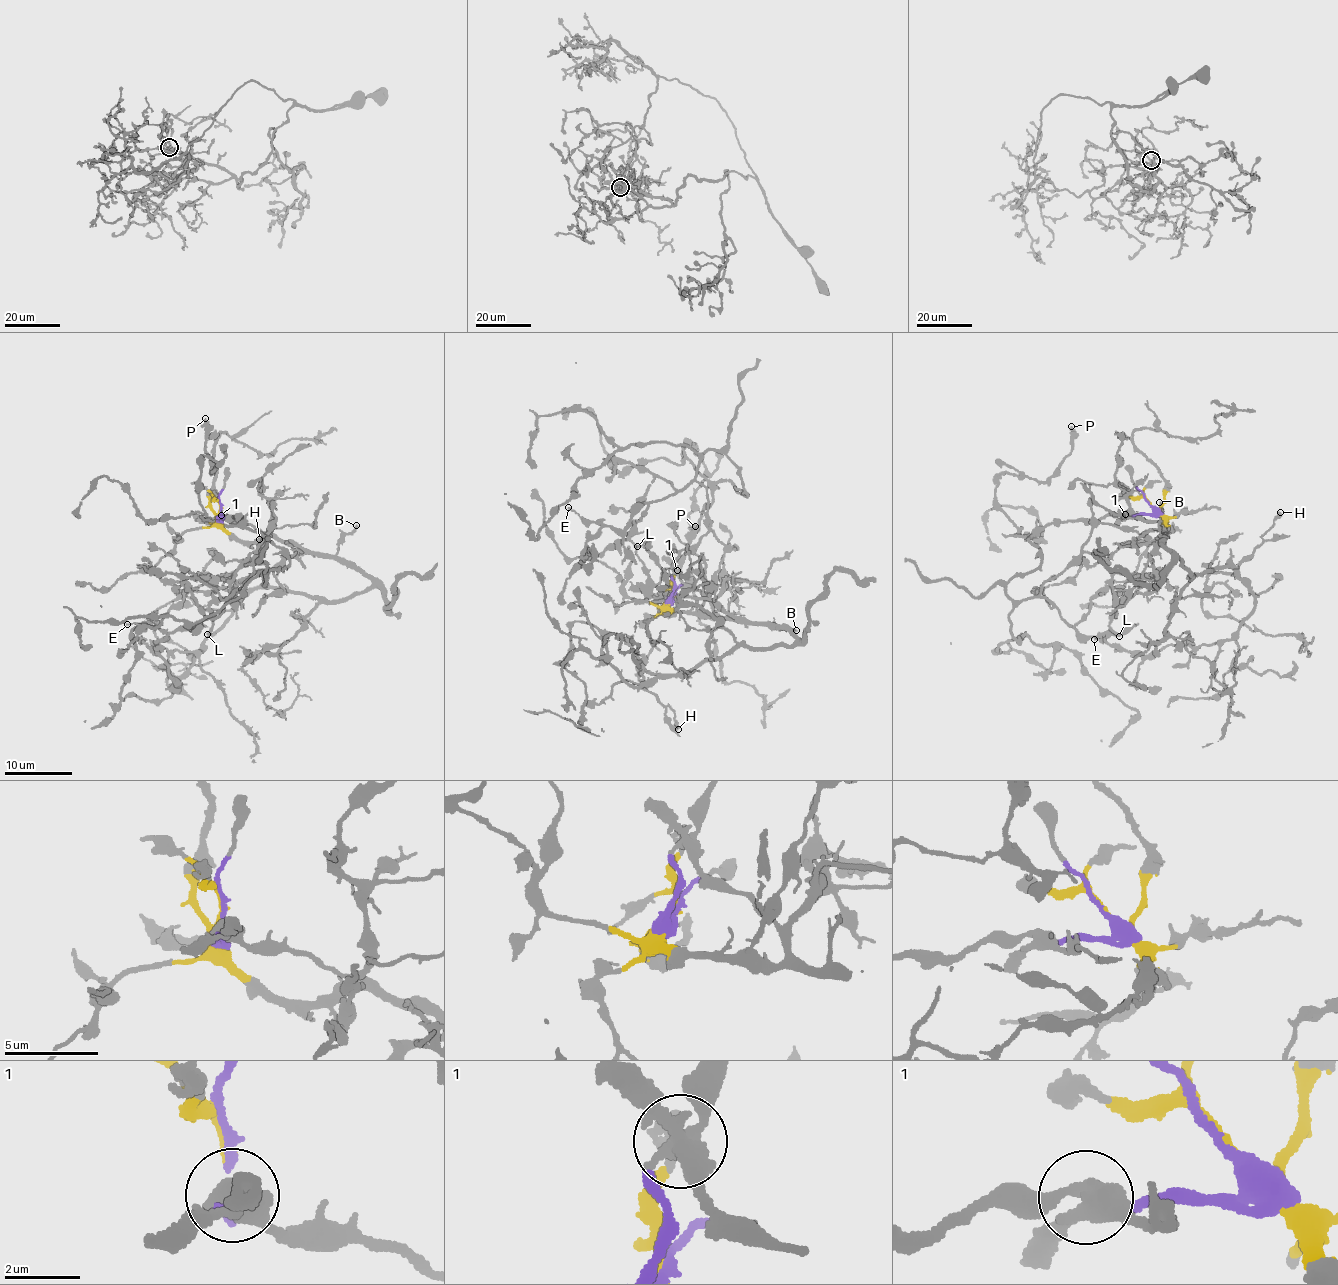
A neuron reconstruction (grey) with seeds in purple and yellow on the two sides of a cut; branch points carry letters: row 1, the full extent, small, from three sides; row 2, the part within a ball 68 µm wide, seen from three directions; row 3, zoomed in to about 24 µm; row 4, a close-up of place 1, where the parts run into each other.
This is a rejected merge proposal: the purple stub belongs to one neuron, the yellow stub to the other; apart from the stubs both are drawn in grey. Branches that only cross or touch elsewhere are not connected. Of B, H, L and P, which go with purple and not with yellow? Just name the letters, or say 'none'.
P

